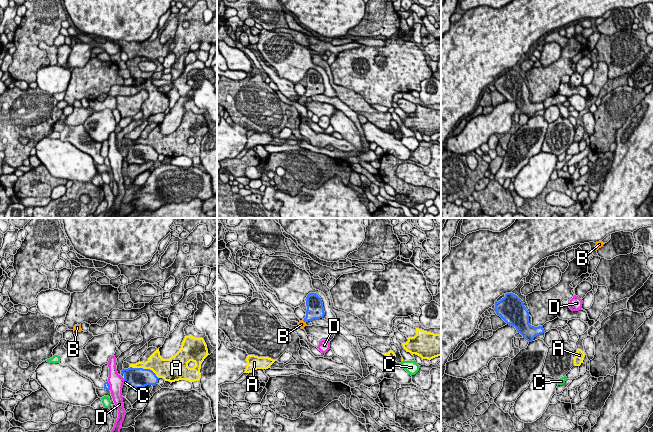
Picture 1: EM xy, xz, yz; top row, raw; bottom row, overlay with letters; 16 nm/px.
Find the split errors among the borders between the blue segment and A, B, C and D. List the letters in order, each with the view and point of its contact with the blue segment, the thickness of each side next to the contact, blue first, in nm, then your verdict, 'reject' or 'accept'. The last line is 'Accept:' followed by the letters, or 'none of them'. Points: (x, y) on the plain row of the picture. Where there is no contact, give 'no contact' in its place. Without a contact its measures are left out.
A: xy (145, 145) | 320/280 nm | reject
B: xz (304, 97) | 280/120 nm | accept
C: xy (127, 161) | 320/30 nm | reject
D: xy (124, 155) | 320/240 nm | reject
Accept: B

